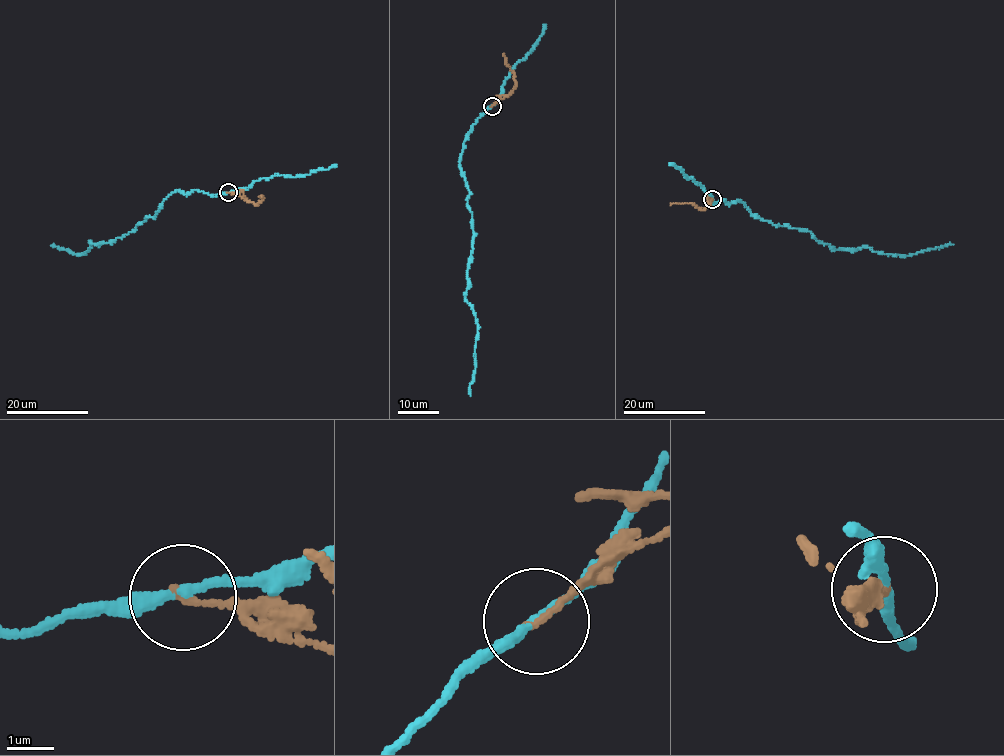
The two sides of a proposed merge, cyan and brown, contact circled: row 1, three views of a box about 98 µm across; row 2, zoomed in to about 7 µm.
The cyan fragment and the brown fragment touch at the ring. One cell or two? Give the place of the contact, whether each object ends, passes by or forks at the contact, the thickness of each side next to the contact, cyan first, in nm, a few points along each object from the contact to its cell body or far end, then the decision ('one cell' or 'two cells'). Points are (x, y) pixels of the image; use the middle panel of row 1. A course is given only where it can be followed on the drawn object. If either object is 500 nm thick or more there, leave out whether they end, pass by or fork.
at (492, 106); cyan passes by; brown ends there; 190 nm thick on the cyan side, 140 nm on the other; cyan runs (491, 106), (471, 126), (460, 164), (469, 190), (467, 205), (475, 234), (464, 293), (476, 319), (471, 395); brown runs (491, 106), (516, 86), (514, 72), (506, 63), (504, 54); two cells

